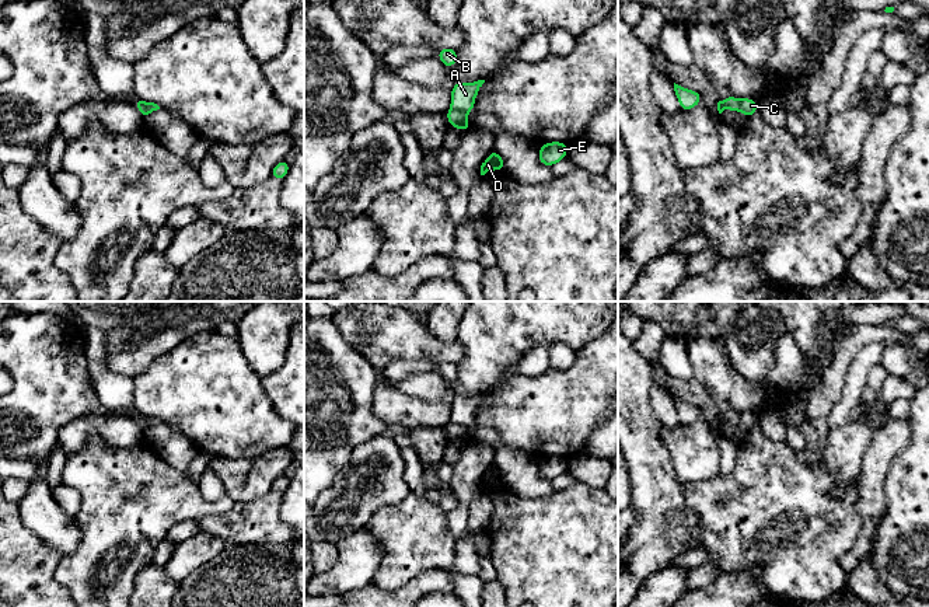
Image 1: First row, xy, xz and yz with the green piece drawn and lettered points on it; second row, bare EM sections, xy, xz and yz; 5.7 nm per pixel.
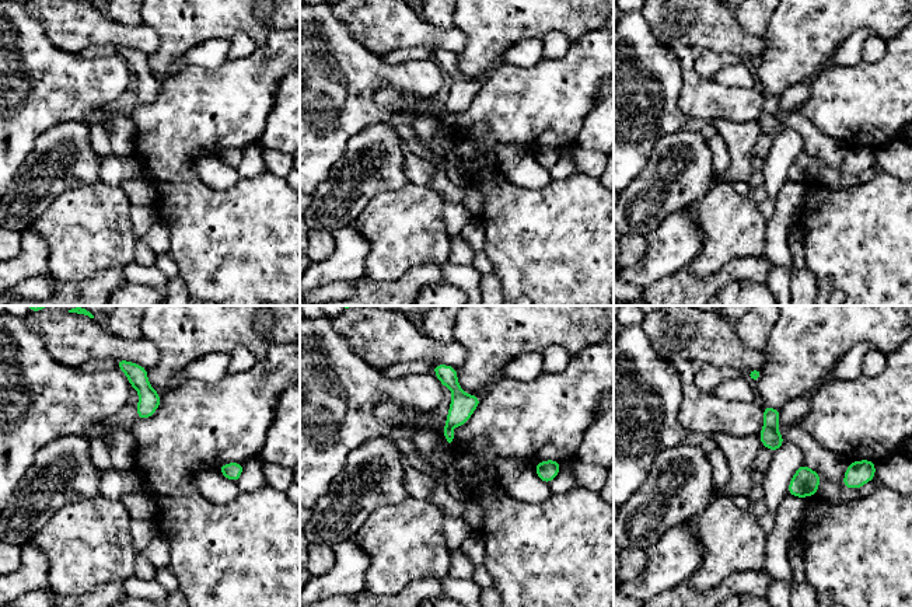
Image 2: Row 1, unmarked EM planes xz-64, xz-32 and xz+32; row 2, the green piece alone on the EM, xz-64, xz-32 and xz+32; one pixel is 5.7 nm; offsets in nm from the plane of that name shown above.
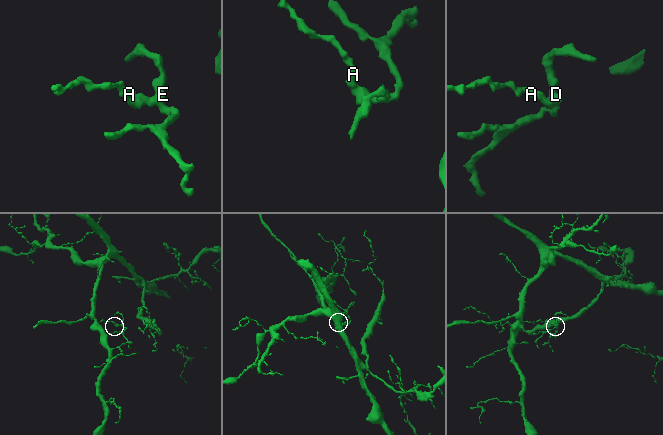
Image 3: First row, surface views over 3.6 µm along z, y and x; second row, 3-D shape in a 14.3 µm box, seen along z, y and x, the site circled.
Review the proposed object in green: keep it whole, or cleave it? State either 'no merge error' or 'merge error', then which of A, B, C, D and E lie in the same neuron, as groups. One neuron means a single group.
no merge error | A B C D E

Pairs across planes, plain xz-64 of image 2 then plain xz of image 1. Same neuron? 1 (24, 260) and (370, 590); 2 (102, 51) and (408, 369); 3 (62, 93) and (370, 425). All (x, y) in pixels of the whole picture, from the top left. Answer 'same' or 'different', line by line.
1: different
2: same
3: same

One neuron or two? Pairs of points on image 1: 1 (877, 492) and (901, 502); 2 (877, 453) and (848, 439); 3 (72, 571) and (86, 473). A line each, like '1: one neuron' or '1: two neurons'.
1: two neurons
2: two neurons
3: one neuron

